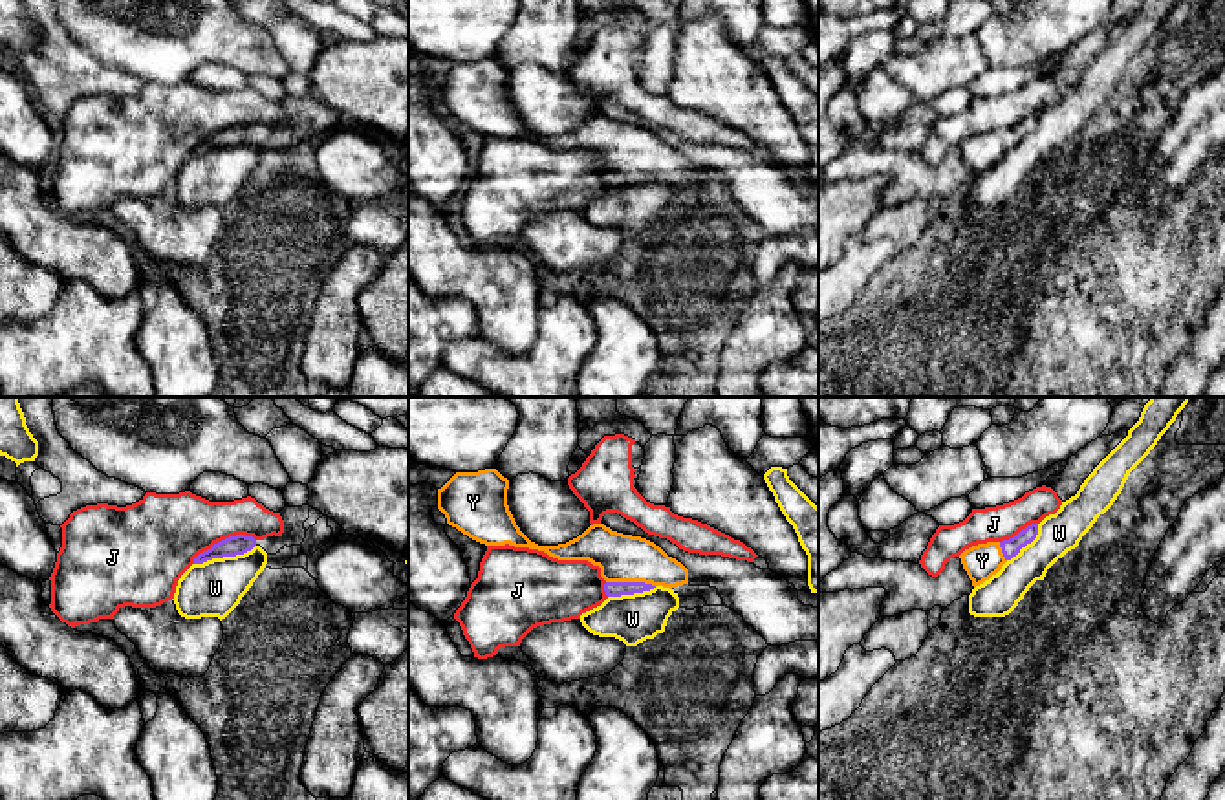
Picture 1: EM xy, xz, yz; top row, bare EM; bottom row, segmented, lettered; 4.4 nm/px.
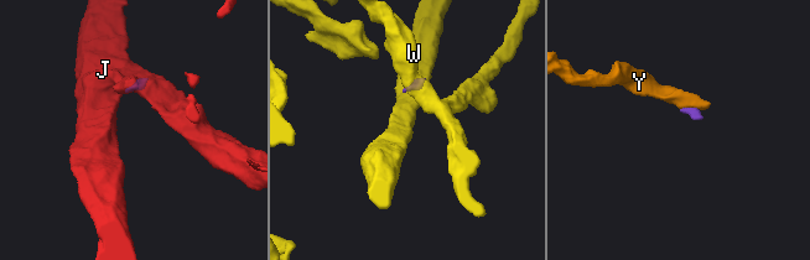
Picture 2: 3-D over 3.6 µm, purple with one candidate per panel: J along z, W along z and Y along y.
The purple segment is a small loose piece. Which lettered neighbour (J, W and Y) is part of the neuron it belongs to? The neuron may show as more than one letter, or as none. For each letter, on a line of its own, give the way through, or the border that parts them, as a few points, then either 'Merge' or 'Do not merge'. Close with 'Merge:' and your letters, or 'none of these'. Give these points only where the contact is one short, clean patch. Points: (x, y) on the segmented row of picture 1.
J: Boundary: xy (255, 539), (229, 535), (204, 550), (193, 562). Do not merge
W: Boundary: xy (255, 544), (242, 553), (213, 557), (195, 564). Do not merge
Y: Path across: xz (612, 588), (617, 583), (630, 583), (630, 566), (621, 557). Merge
Merge: Y

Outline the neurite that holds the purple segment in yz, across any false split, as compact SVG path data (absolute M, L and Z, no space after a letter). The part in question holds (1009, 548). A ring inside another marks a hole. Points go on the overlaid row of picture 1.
M1031 524L1009 540L978 544L965 549L959 555L959 558L963 569L972 580L972 586L976 588L989 580L992 575L996 575L1002 569L1002 566L1013 557L1016 557L1022 547L1031 544L1036 538L1036 535L1038 524Z

